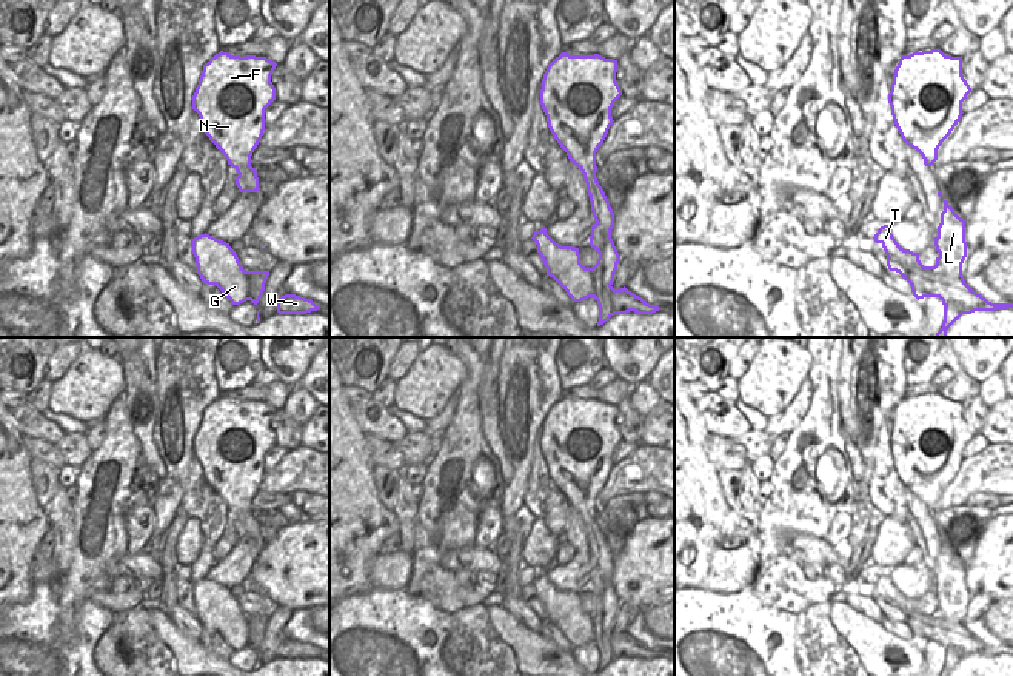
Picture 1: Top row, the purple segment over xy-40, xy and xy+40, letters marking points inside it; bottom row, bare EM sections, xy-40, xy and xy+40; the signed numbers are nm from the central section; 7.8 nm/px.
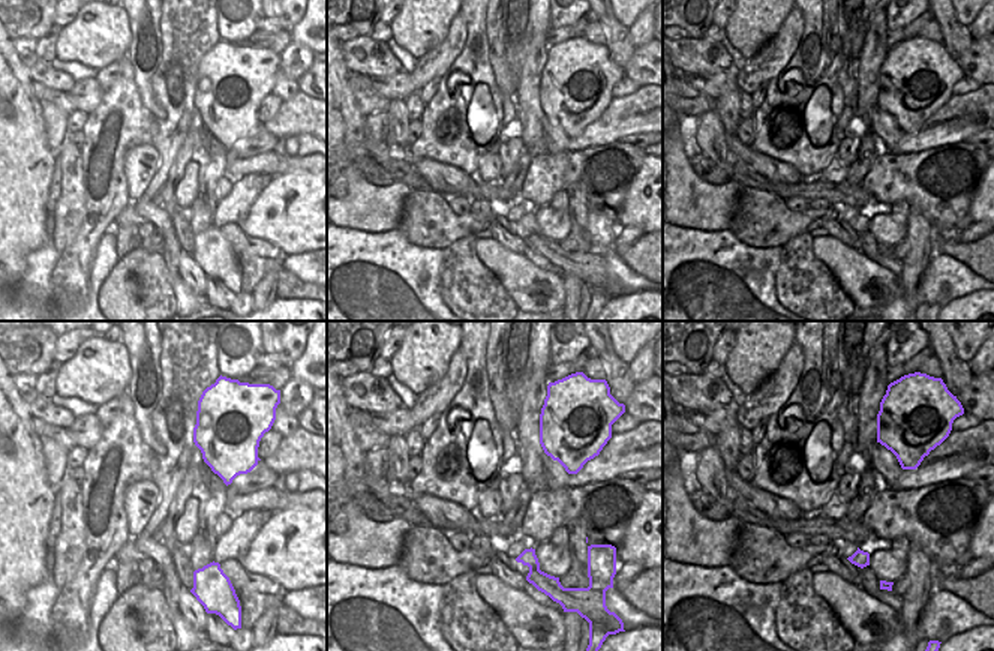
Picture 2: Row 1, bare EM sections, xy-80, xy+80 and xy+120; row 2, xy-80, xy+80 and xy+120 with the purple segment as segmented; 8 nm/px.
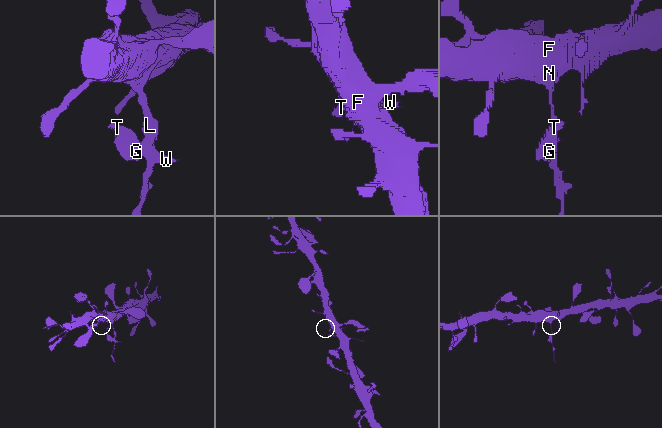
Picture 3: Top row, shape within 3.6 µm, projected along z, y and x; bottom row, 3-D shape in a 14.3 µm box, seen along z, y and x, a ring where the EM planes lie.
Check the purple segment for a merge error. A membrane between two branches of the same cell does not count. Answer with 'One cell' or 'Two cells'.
Two cells.

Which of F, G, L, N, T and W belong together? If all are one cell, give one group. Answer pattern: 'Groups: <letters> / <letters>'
Groups: F N / G L T W.

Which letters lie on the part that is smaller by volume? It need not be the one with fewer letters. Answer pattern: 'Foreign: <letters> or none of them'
Foreign: G, L, T, W

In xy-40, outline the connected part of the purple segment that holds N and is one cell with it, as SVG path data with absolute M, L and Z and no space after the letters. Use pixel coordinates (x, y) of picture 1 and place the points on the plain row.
M220 396L203 410L192 440L192 454L199 459L205 479L239 520L251 511L251 500L265 476L265 454L276 445L271 427L276 411L266 402L240 402Z

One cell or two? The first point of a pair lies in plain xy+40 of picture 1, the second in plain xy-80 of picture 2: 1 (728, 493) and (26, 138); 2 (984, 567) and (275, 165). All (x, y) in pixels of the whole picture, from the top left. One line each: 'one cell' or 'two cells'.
1: two cells
2: two cells

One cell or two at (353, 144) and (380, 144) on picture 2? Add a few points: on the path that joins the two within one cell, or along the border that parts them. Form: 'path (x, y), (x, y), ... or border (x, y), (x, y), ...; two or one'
border (363, 117), (363, 147), (368, 152); two

